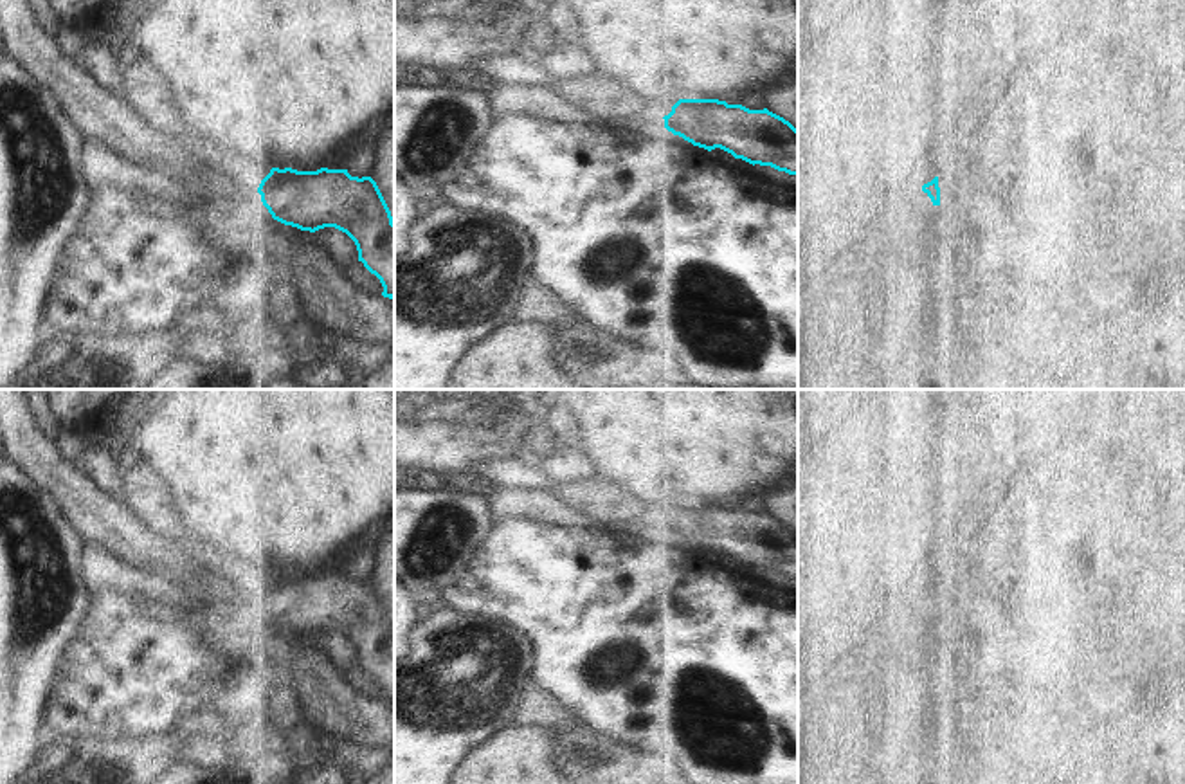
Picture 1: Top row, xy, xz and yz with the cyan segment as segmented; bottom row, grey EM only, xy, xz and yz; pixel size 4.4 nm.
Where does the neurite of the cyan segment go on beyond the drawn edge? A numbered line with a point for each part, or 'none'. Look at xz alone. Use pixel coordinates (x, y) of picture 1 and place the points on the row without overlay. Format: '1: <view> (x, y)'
1: xz (654, 525)

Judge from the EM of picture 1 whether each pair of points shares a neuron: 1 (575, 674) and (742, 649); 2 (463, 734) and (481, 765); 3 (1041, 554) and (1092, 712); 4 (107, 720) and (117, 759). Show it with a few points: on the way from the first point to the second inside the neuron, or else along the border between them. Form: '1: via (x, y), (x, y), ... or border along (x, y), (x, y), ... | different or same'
1: via (611, 638), (633, 638), (647, 649), (699, 649) | same
2: border along (508, 725), (476, 743), (456, 765) | different
3: via (1081, 593), (1092, 604), (1092, 673) | same
4: border along (155, 734), (114, 739) | different

